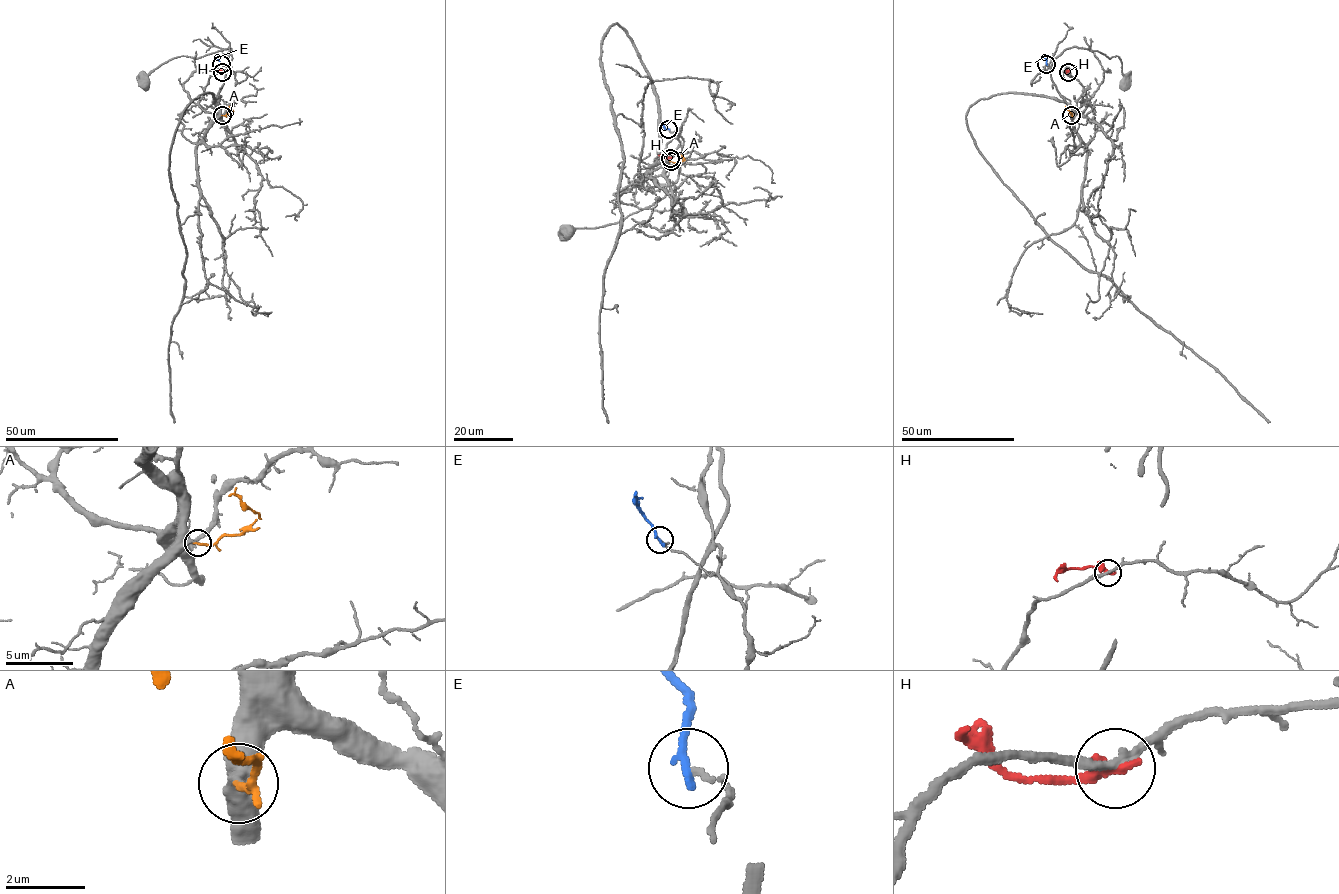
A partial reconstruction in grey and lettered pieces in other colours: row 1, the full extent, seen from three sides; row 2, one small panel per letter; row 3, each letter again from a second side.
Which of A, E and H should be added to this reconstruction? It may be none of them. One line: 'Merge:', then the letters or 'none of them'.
Merge: A

